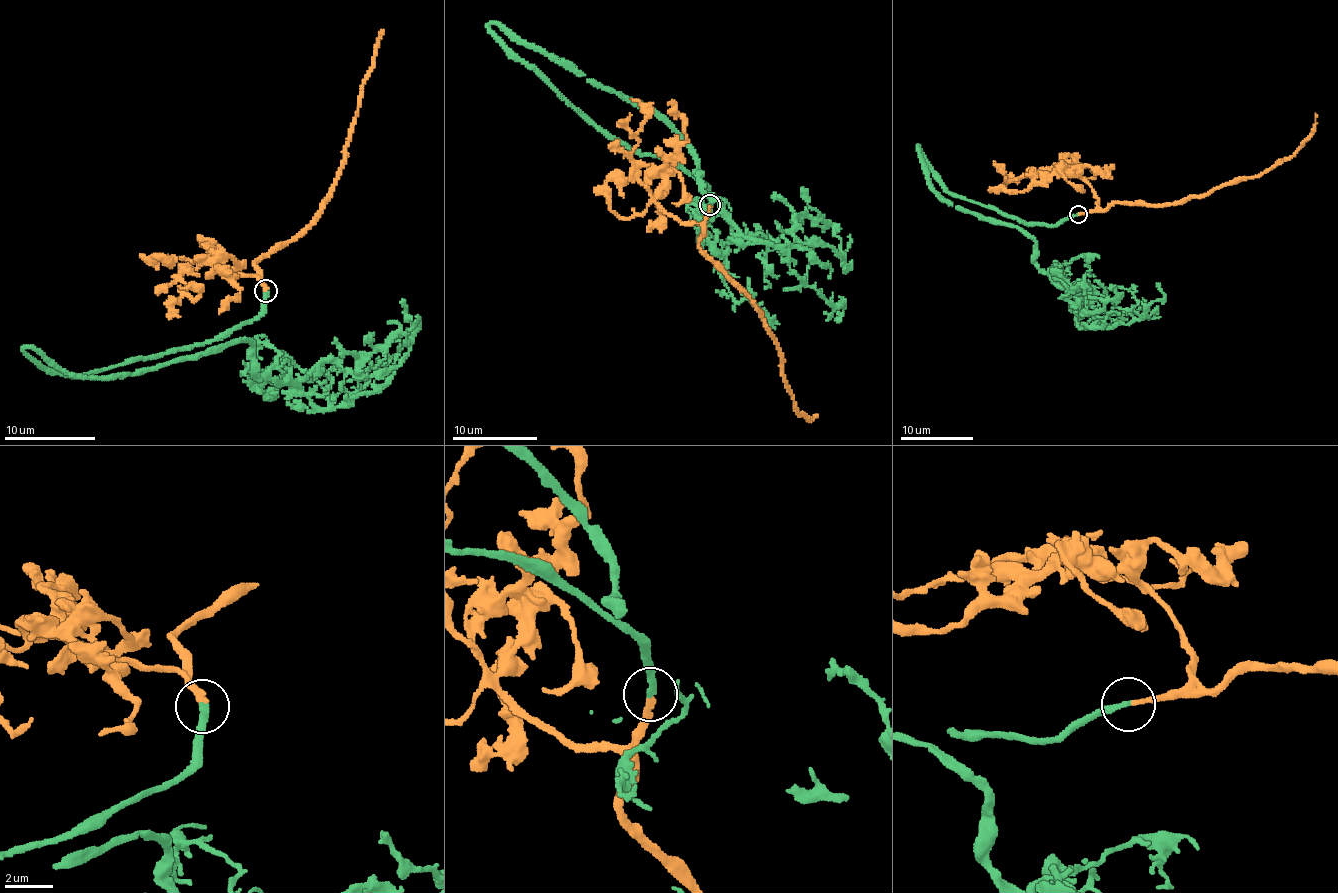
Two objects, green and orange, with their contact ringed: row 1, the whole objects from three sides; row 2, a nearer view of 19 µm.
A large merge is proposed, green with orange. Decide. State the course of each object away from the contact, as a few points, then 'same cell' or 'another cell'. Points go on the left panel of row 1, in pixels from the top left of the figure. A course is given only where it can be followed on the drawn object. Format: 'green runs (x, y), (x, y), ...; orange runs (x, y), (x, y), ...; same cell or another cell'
green runs (266, 290), (76, 377), (23, 348), (106, 378), (240, 339), (335, 408), (402, 300); orange runs (266, 290), (255, 261), (299, 235), (311, 222), (343, 167), (360, 97), (383, 30); same cell

